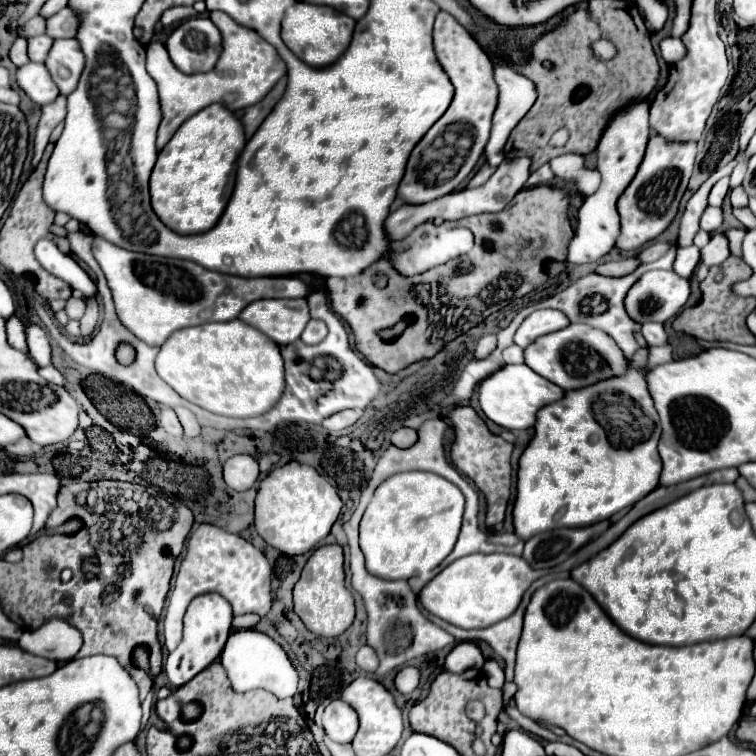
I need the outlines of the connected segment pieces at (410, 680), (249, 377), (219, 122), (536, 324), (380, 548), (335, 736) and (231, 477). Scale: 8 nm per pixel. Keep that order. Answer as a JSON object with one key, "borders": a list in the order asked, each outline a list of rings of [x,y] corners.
{"borders":[[[[414,666],[400,668],[394,682],[396,682],[396,690],[402,692],[402,694],[414,692],[416,686],[420,684],[420,668],[414,668]]],[[[238,318],[174,332],[158,352],[156,372],[182,398],[214,414],[232,418],[256,416],[234,412],[268,412],[284,390],[284,362],[280,346]]],[[[220,102],[202,108],[186,120],[160,150],[150,176],[150,196],[156,216],[178,234],[210,230],[222,216],[234,190],[236,162],[244,144],[242,122]]],[[[536,310],[532,312],[524,322],[522,326],[516,330],[516,336],[514,336],[514,342],[522,348],[526,348],[528,344],[532,344],[536,338],[544,336],[544,334],[550,334],[550,332],[556,332],[556,330],[562,330],[570,324],[570,320],[566,318],[566,314],[558,312],[558,310]]],[[[400,472],[390,476],[376,488],[374,498],[368,504],[360,522],[360,548],[366,556],[368,572],[386,580],[406,580],[416,576],[418,572],[436,568],[456,544],[462,524],[462,512],[464,496],[460,488],[446,478],[432,472]]],[[[332,700],[322,714],[322,724],[328,738],[346,744],[352,742],[354,734],[358,732],[358,714],[350,704],[342,700]]],[[[232,456],[224,464],[224,482],[234,490],[248,490],[258,478],[258,462],[252,456]]]]}

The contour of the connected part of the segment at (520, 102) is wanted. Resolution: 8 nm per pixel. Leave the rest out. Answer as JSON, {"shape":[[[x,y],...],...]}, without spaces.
{"shape":[[[494,64],[494,80],[498,84],[498,108],[494,112],[494,120],[492,120],[492,134],[490,134],[490,140],[486,144],[486,160],[490,166],[498,166],[502,160],[504,160],[504,144],[512,132],[512,128],[524,118],[524,114],[532,108],[532,104],[536,102],[536,86],[532,80],[528,80],[526,76],[522,76],[520,72],[512,70],[510,66],[504,66],[504,64]]]}

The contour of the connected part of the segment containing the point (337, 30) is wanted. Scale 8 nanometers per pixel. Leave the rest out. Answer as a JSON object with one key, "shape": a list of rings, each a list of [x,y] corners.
{"shape":[[[296,2],[282,18],[282,42],[312,68],[326,68],[334,64],[348,48],[354,32],[354,20],[330,6],[310,6],[308,2]]]}

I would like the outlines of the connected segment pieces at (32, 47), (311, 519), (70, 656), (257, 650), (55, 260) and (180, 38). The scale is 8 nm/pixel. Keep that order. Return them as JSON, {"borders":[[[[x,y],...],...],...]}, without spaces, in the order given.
{"borders":[[[[42,34],[42,36],[34,36],[28,40],[28,56],[32,62],[44,62],[50,48],[52,48],[52,38]]],[[[288,462],[274,468],[262,482],[256,496],[256,530],[274,548],[288,556],[308,552],[318,540],[322,540],[336,522],[342,508],[342,500],[326,478],[322,478],[312,466],[300,462]]],[[[62,618],[48,620],[34,632],[24,632],[20,636],[20,648],[54,662],[74,660],[82,646],[82,634]]],[[[238,630],[238,632],[230,634],[230,638],[220,654],[220,662],[226,668],[228,678],[236,692],[264,688],[278,698],[290,698],[296,694],[298,672],[292,666],[288,654],[282,650],[282,646],[278,642],[274,642],[270,636],[266,636],[258,630]]],[[[42,238],[36,244],[34,252],[36,252],[38,262],[48,272],[66,280],[74,290],[80,290],[84,294],[84,298],[96,296],[96,284],[92,282],[92,278],[78,266],[78,262],[72,256],[62,254],[52,240]]],[[[190,18],[168,36],[166,50],[180,72],[210,72],[222,50],[220,30],[210,18]]]]}

